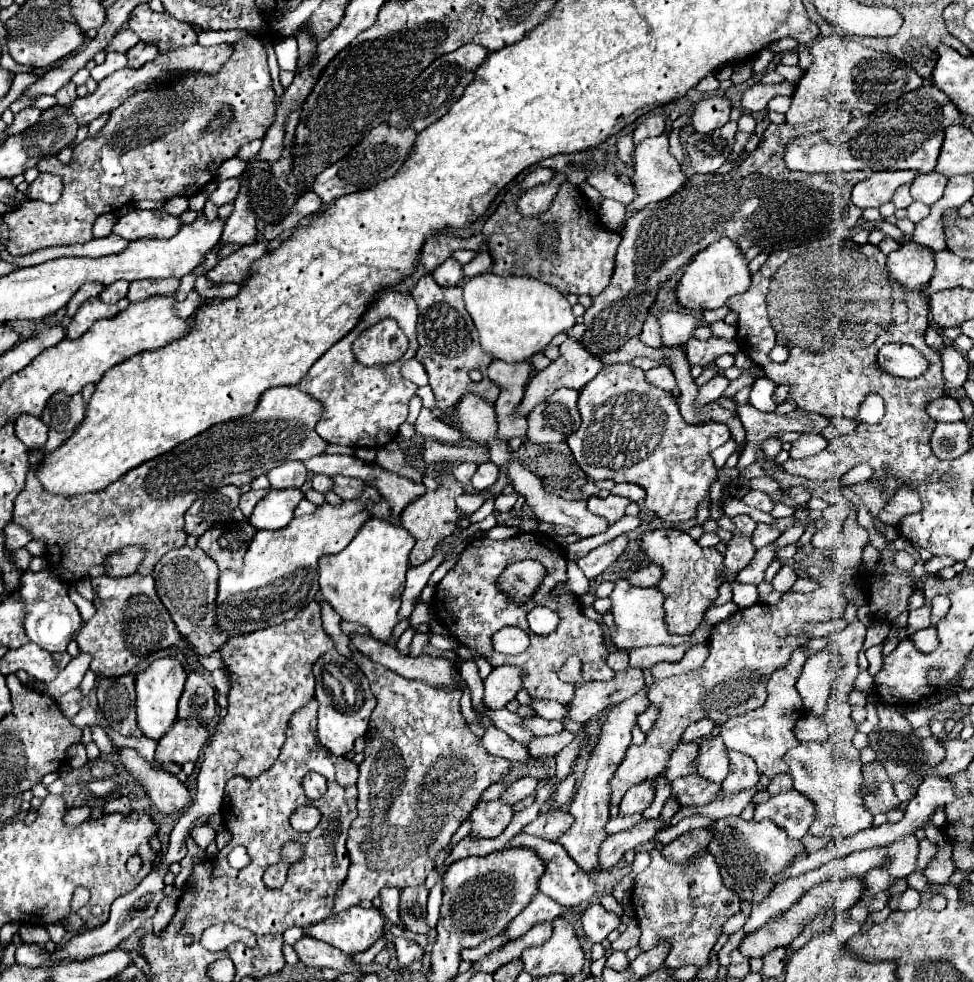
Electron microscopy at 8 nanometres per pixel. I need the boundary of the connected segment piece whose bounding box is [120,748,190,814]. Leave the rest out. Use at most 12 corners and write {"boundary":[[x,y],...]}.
{"boundary":[[132,748],[120,764],[142,784],[158,812],[188,804],[190,792],[170,772]]}

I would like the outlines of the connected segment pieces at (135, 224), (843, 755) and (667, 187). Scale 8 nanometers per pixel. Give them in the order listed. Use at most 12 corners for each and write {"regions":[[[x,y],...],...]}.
{"regions":[[[130,210],[114,226],[128,242],[172,238],[180,216]],[[854,728],[800,742],[784,762],[810,798],[812,836],[872,826]],[[668,134],[646,138],[632,152],[630,206],[662,202],[686,184],[668,154]]]}

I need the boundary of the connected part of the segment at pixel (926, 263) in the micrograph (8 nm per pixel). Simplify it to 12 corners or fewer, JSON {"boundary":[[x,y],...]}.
{"boundary":[[912,240],[888,254],[892,278],[910,290],[930,282],[934,252]]}

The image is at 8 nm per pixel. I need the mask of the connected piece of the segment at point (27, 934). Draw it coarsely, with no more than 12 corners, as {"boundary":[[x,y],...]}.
{"boundary":[[21,925],[24,943],[44,946],[50,940],[44,926]]}

